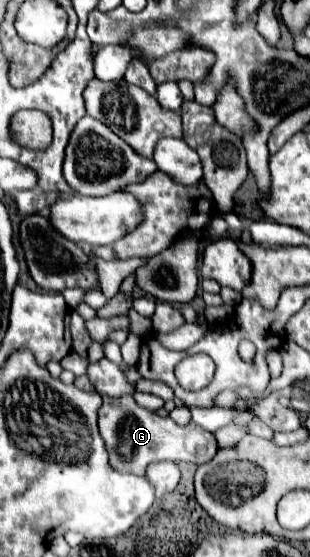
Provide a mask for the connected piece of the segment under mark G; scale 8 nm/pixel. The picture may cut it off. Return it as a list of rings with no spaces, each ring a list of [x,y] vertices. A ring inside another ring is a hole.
[[[132,394],[121,396],[121,398],[103,396],[103,404],[99,410],[99,432],[109,452],[109,464],[115,470],[137,474],[137,476],[143,476],[145,468],[151,462],[161,462],[161,460],[205,464],[215,456],[219,448],[217,438],[211,432],[205,432],[195,422],[187,426],[179,426],[171,418],[161,418],[155,412],[149,412],[137,406]],[[109,414],[111,414],[111,420],[109,420]]]

